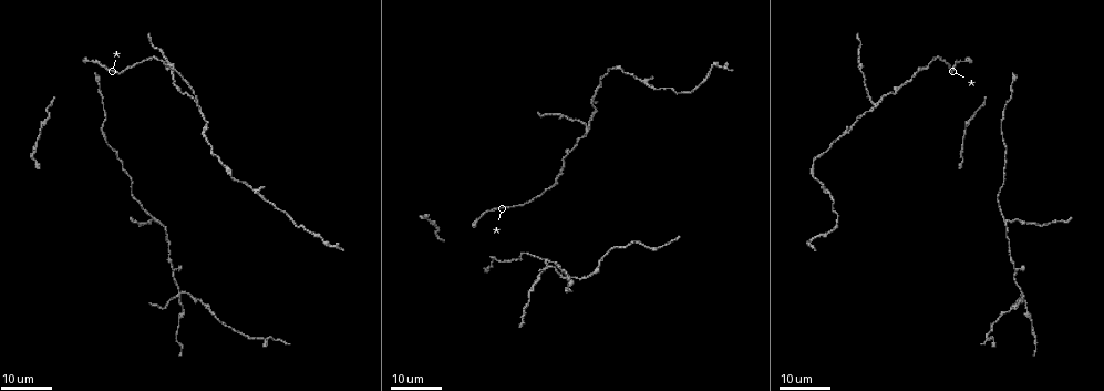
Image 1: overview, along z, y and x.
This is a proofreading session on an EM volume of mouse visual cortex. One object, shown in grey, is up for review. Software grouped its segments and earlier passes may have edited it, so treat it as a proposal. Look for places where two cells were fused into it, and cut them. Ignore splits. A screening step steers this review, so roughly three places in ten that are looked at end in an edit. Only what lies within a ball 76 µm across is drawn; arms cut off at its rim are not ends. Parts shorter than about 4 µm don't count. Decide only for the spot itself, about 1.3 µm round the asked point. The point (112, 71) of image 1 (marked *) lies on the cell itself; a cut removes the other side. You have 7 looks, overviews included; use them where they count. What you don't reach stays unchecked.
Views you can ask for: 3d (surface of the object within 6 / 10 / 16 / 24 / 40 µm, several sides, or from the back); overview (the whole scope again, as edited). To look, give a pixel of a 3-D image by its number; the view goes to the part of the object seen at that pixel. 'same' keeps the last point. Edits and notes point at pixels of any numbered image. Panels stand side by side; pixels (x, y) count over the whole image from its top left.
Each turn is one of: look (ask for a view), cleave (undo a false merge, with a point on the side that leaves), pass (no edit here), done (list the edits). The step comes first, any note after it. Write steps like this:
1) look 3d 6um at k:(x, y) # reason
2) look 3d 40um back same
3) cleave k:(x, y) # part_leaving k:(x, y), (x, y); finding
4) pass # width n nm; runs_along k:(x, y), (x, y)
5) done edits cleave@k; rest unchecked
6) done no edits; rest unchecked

look 3d 24um at 1:(156, 222) # a fork

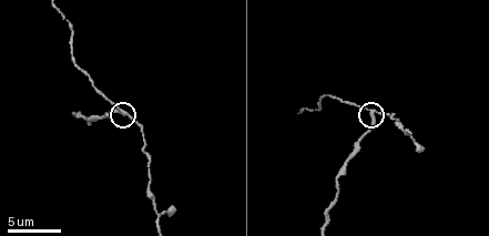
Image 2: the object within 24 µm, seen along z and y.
look 3d 10um at 2:(373, 115)

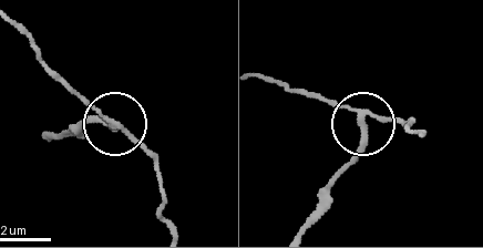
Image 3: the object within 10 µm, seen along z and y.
cleave 3:(361, 151) # arms 3; part_leaving 3:(362, 116), (360, 152), (306, 228); two cells meet here

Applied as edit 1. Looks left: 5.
look 3d 16um at 1:(180, 294) # looks like a crossing

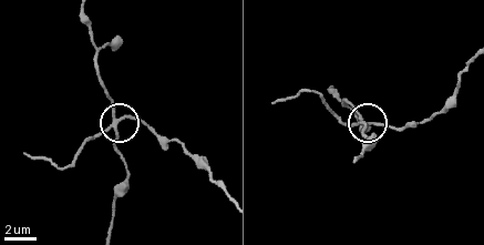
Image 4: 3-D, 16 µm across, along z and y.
look 3d 10um at 4:(370, 123)

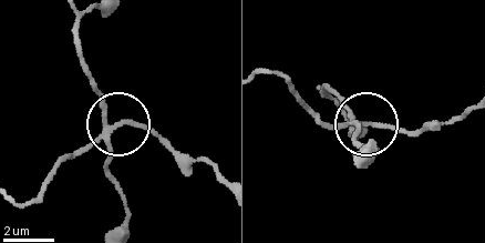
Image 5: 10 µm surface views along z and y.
look 3d 6um at 5:(115, 127)

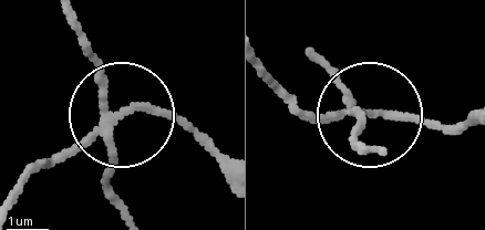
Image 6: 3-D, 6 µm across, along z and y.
cleave 6:(169, 113) # width 180 nm; part_leaving 6:(106, 126), (166, 115), (219, 147); a second cell is stuck on

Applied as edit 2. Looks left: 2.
done edits cleave@3, cleave@6; rest unchecked

